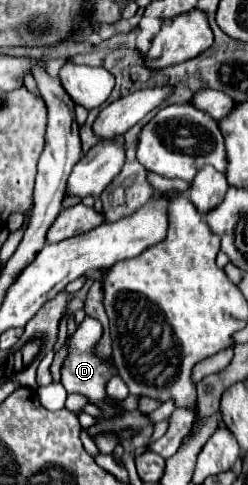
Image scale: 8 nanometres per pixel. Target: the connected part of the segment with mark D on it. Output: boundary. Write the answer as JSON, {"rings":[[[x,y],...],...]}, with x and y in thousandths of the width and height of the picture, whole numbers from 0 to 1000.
{"rings":[[[339,654],[339,662],[306,674],[306,682],[266,695],[266,740],[258,740],[258,753],[250,753],[250,794],[274,810],[323,810],[339,814],[371,835],[387,835],[411,852],[403,864],[452,864],[452,860],[476,860],[492,856],[492,839],[484,839],[484,827],[444,819],[427,810],[427,790],[452,781],[460,773],[460,744],[452,736],[435,740],[411,740],[395,728],[387,728],[387,715],[395,715],[395,703],[411,695],[411,670],[403,662],[371,658],[371,654]]]}

